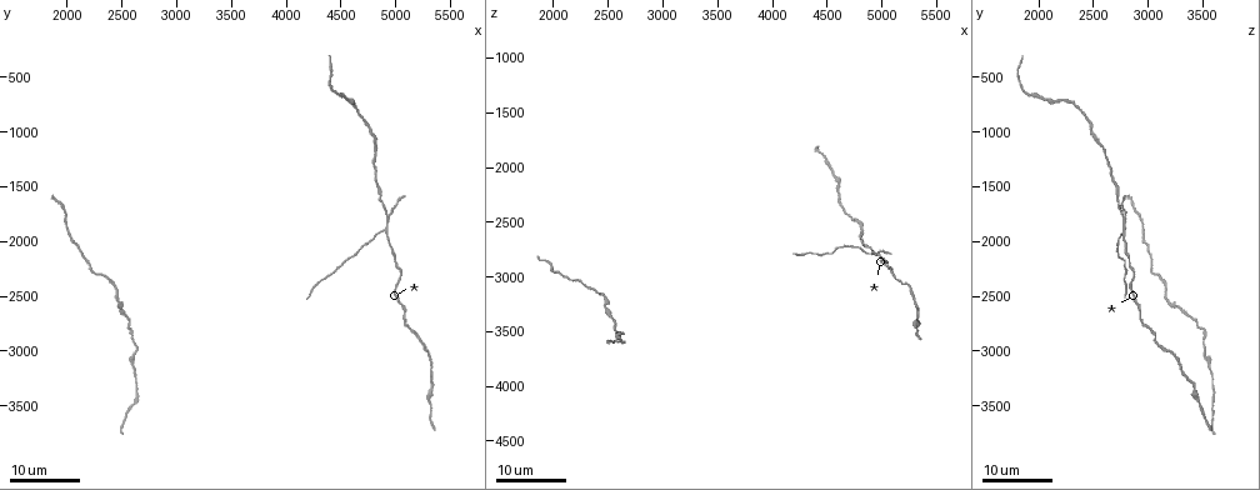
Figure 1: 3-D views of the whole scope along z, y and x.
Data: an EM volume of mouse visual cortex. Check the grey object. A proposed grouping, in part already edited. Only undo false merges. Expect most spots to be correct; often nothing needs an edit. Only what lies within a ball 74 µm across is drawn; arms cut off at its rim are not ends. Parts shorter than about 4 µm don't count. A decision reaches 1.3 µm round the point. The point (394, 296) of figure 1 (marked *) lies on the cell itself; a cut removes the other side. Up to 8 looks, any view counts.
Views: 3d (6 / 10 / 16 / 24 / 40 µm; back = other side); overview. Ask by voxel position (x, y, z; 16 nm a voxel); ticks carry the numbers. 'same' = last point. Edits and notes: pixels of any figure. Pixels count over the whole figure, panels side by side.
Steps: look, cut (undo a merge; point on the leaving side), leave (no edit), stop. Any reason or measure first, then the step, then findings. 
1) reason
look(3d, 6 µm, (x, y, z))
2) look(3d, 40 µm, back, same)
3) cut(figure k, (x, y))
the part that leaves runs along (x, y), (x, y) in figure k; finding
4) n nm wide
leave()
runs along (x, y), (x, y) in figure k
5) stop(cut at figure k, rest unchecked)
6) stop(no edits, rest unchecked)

a fork
look(3d, 24 µm, (4900, 1900, 2780))

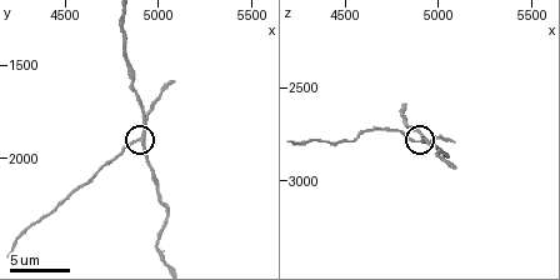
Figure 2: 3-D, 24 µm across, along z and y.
look(3d, 6 µm, (4880, 1900, 2780))

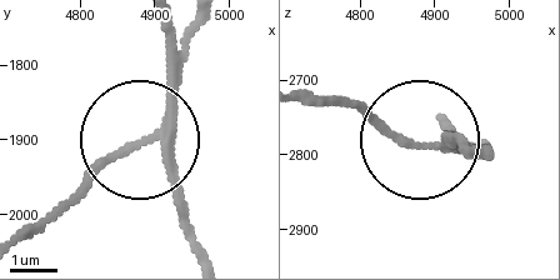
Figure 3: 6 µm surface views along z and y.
3 arms
cut(figure 3, (191, 23))
the part that leaves runs along (171, 101), (28, 225) in figure 3; two cells meet here

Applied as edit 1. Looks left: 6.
thick turns thin
look(3d, 24 µm, (4480, 640, 1920))

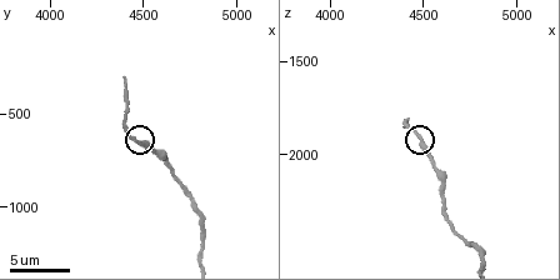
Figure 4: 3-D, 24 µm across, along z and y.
look(3d, 10 µm, (4500, 660, 1920))

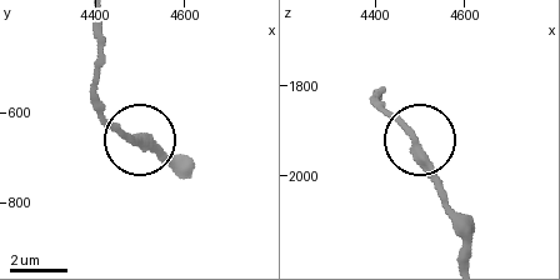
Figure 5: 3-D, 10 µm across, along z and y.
leave()
runs along (465, 254), (463, 219), (431, 161), (374, 99) in figure 5; all the same cell

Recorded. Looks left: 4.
thick turns thin
look(3d, 16 µm, (2600, 3140, 3540))

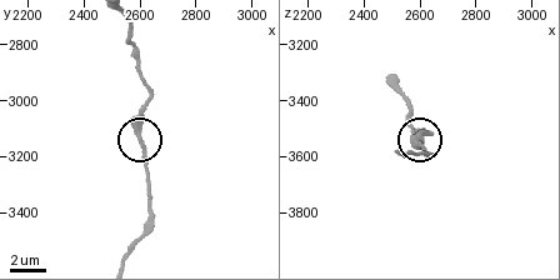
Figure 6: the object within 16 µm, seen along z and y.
look(3d, 10 µm, (2600, 3160, 3560))

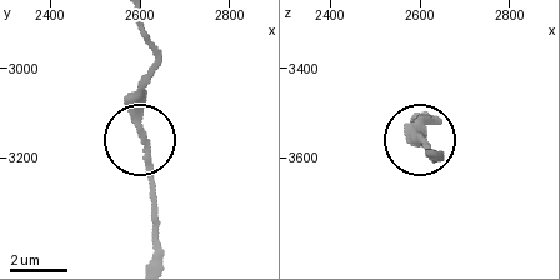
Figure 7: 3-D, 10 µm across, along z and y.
leave()
one cell here

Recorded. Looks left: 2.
stop(cut at figure 3, rest unchecked)

